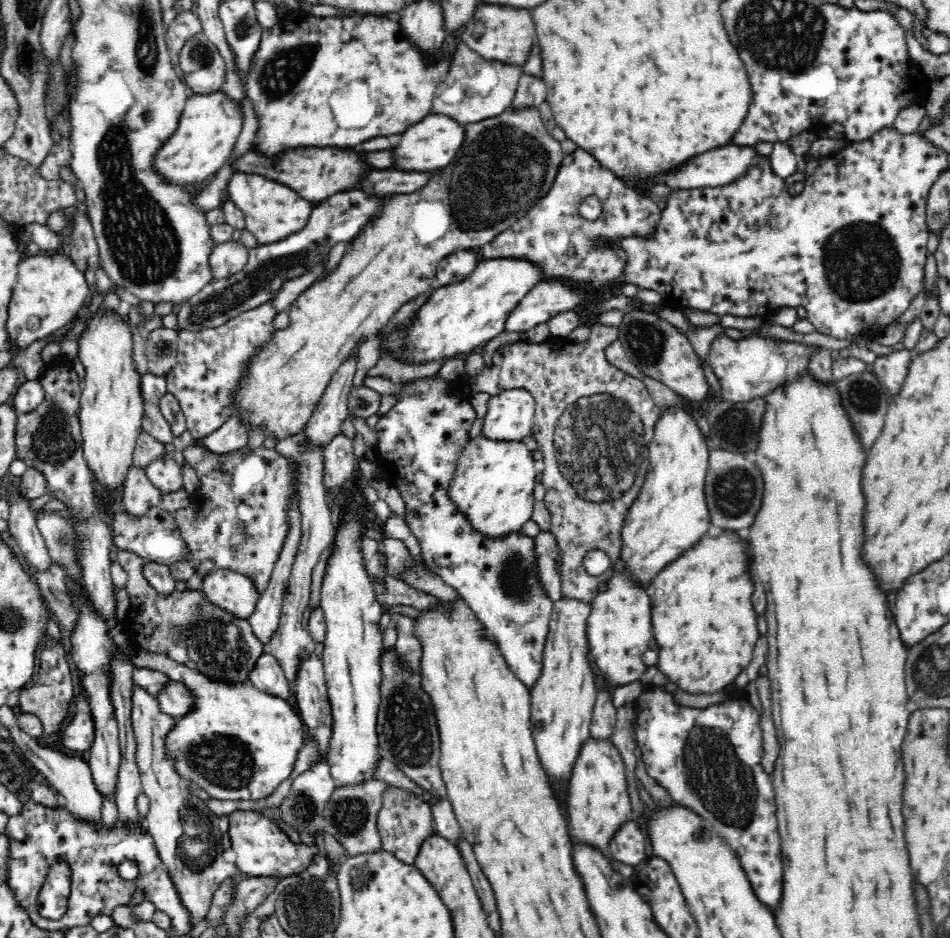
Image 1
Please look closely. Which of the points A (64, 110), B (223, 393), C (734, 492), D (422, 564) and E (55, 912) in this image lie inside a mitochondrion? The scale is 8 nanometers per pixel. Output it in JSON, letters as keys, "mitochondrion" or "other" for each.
{"A":"other","B":"other","C":"mitochondrion","D":"other","E":"other"}

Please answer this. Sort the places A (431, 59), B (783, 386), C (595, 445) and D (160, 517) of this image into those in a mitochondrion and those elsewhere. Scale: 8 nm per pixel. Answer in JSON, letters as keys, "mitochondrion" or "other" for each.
{"A":"other","B":"other","C":"mitochondrion","D":"other"}

